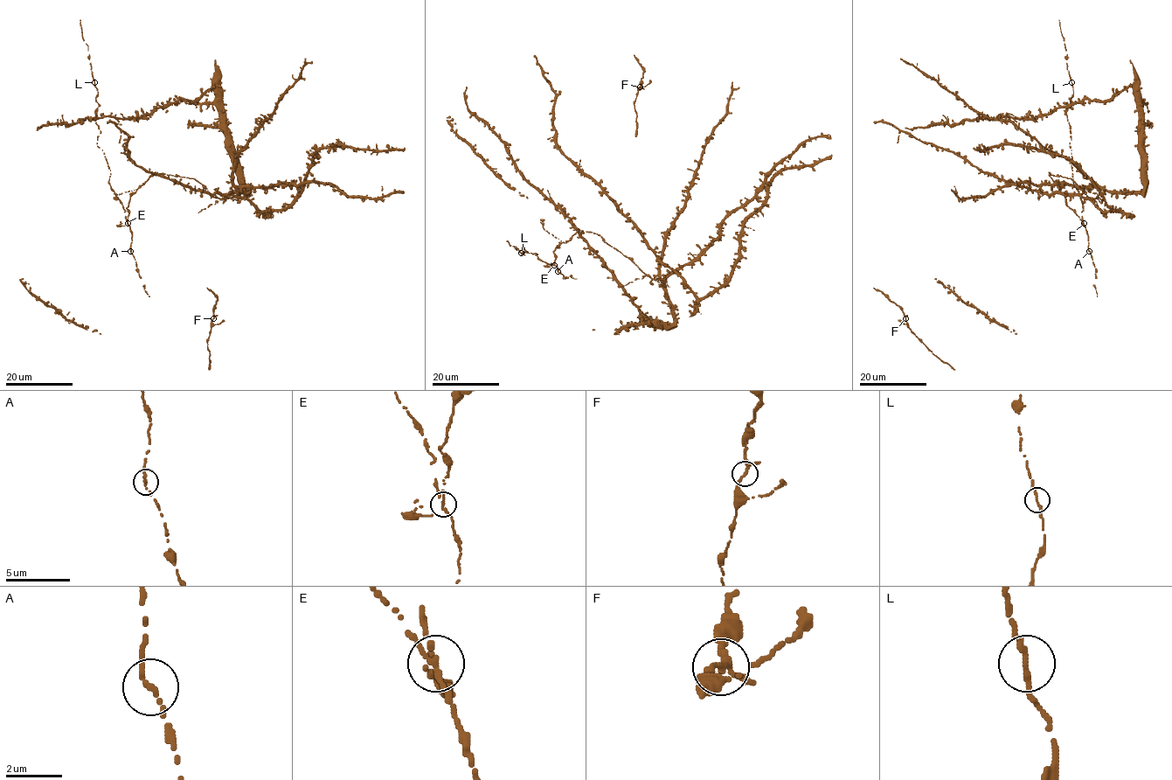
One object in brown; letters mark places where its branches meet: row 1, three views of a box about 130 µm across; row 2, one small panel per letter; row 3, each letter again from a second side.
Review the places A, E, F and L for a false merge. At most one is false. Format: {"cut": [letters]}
{"cut": ["E"]}

